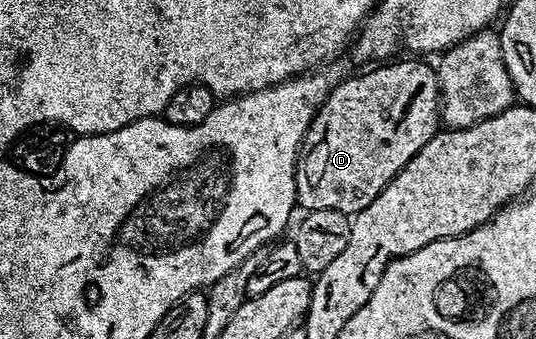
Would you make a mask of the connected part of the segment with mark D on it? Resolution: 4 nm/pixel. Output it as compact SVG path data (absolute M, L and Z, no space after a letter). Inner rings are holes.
M391 60L386 64L379 64L376 70L367 70L364 74L359 74L356 78L347 78L344 82L339 82L330 87L327 91L327 99L319 105L315 112L315 118L309 124L305 132L303 142L299 146L299 154L295 157L295 200L304 211L308 210L336 210L348 216L354 216L359 211L364 210L385 187L393 181L395 177L425 148L427 141L435 135L441 126L441 103L439 101L439 76L434 65L431 66L427 60L411 60L415 62L399 62Z

